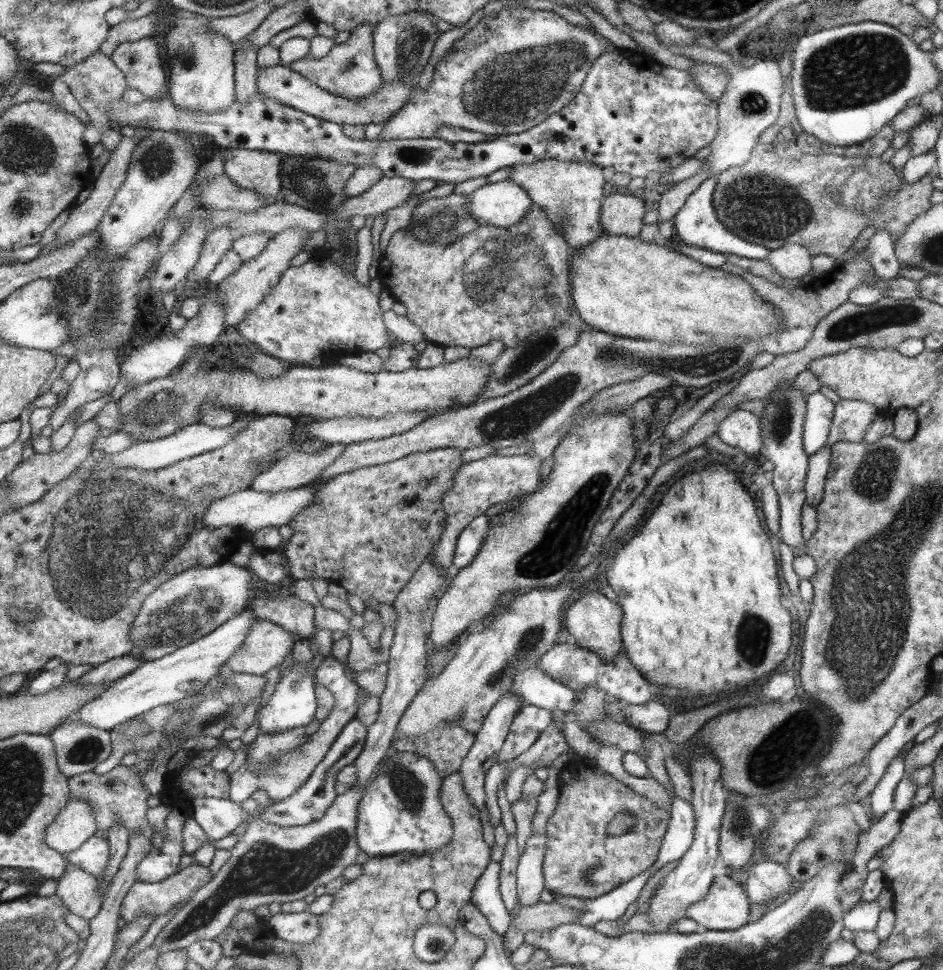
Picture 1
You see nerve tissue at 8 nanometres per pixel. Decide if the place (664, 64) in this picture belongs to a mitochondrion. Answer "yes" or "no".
no

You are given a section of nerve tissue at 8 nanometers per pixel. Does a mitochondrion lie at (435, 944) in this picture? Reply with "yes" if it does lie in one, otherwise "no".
yes

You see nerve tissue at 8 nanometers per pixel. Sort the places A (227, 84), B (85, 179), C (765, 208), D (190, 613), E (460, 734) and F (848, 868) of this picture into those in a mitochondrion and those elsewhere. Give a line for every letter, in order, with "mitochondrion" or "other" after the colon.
A: other
B: other
C: mitochondrion
D: mitochondrion
E: other
F: other

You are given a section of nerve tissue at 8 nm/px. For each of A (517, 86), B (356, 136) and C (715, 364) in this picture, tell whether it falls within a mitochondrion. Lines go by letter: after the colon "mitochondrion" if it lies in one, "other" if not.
A: mitochondrion
B: other
C: mitochondrion

